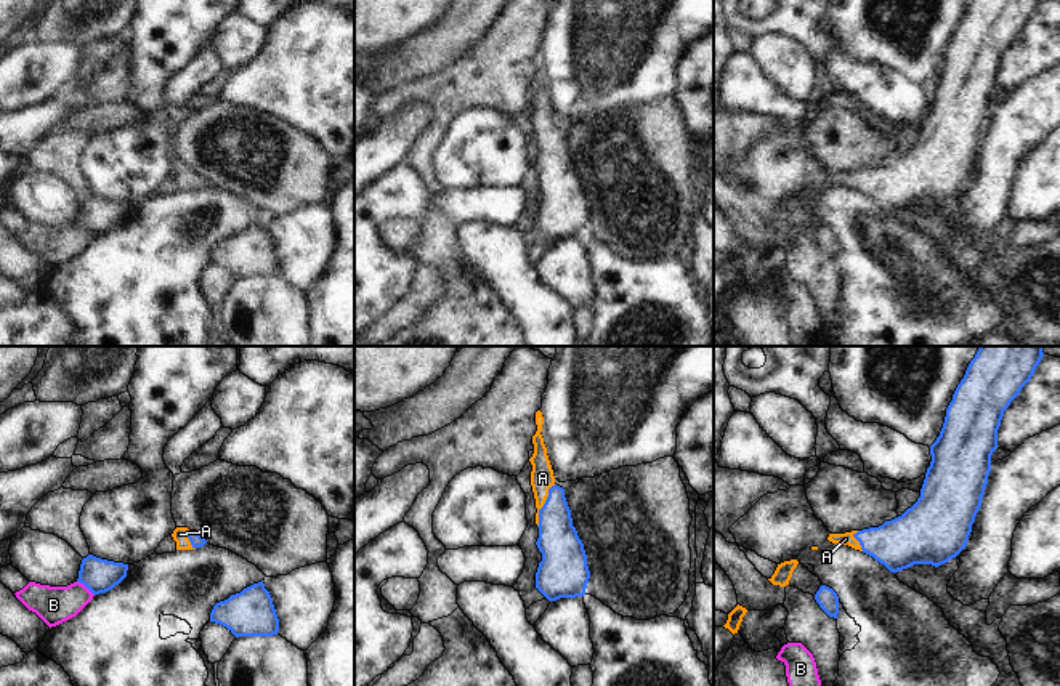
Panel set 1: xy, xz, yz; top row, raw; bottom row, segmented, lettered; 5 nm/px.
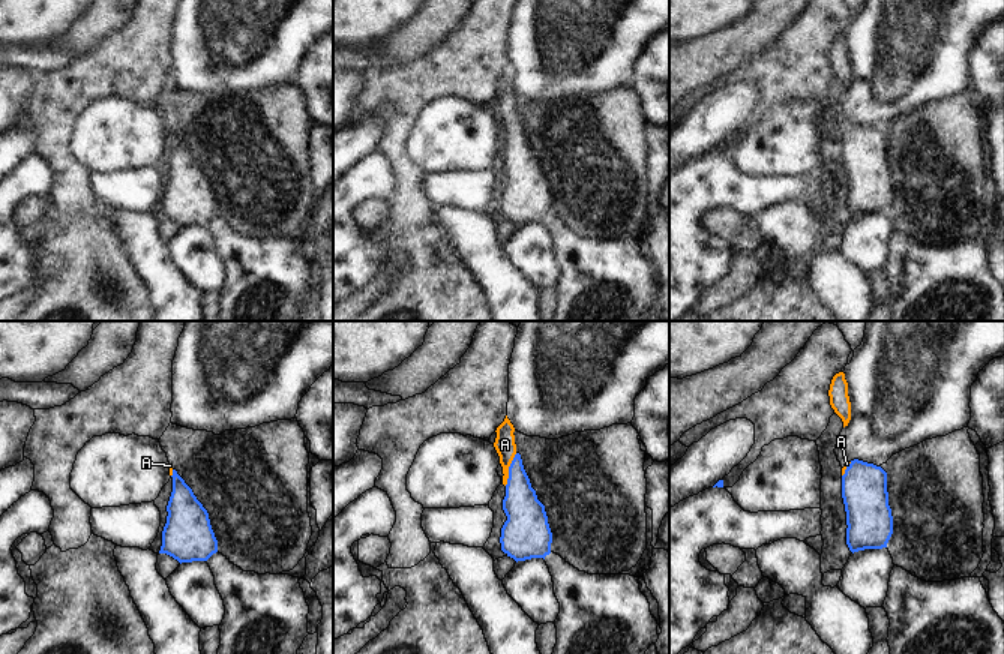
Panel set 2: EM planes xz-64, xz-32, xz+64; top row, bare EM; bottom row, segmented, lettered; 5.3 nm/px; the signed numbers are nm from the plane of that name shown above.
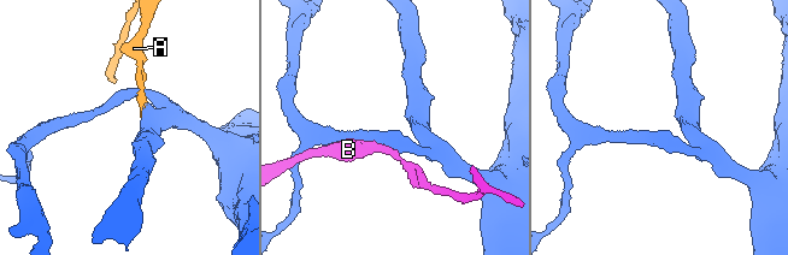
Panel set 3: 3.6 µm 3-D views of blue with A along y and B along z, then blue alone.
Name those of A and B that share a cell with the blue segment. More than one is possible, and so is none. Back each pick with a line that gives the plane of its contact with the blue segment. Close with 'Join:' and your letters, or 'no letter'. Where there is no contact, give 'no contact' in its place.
A: xz
Join: A

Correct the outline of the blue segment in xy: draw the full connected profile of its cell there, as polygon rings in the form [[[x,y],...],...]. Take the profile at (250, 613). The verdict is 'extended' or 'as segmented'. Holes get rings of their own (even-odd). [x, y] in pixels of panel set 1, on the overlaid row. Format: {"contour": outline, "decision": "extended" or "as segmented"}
{"contour": [[[263,580],[220,601],[210,612],[210,622],[226,627],[237,636],[273,636],[279,632],[279,619]]], "decision": "as segmented"}

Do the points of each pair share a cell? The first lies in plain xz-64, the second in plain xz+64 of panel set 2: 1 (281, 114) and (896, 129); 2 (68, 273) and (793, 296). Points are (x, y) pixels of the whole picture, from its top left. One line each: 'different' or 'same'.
1: same
2: same

